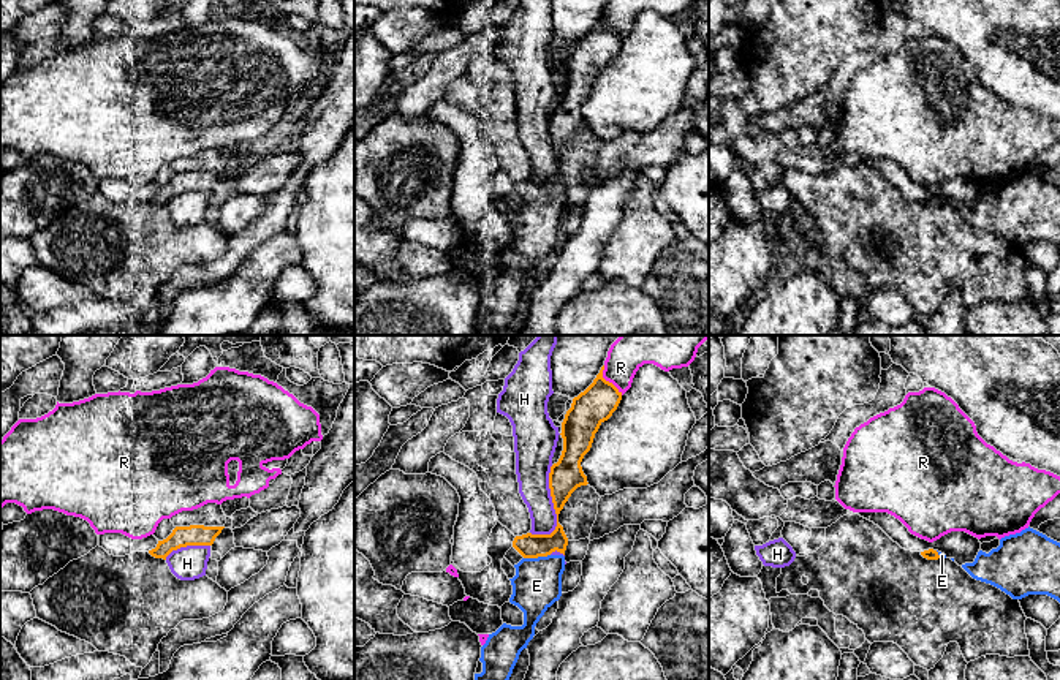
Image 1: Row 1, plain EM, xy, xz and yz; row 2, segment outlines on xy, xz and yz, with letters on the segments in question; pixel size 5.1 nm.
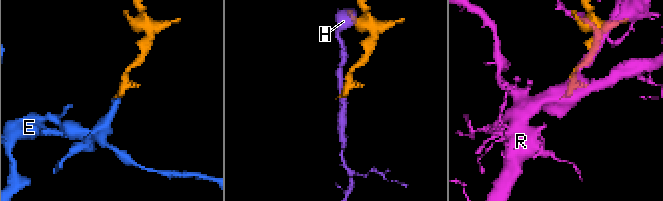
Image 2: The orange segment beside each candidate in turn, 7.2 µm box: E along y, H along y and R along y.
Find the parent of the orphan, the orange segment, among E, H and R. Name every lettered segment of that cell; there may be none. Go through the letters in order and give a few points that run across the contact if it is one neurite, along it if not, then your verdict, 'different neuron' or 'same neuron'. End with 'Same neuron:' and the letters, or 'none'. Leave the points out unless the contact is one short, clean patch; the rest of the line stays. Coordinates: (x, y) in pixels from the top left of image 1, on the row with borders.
E: same neuron
H: different neuron
R: different neuron
Same neuron: E

